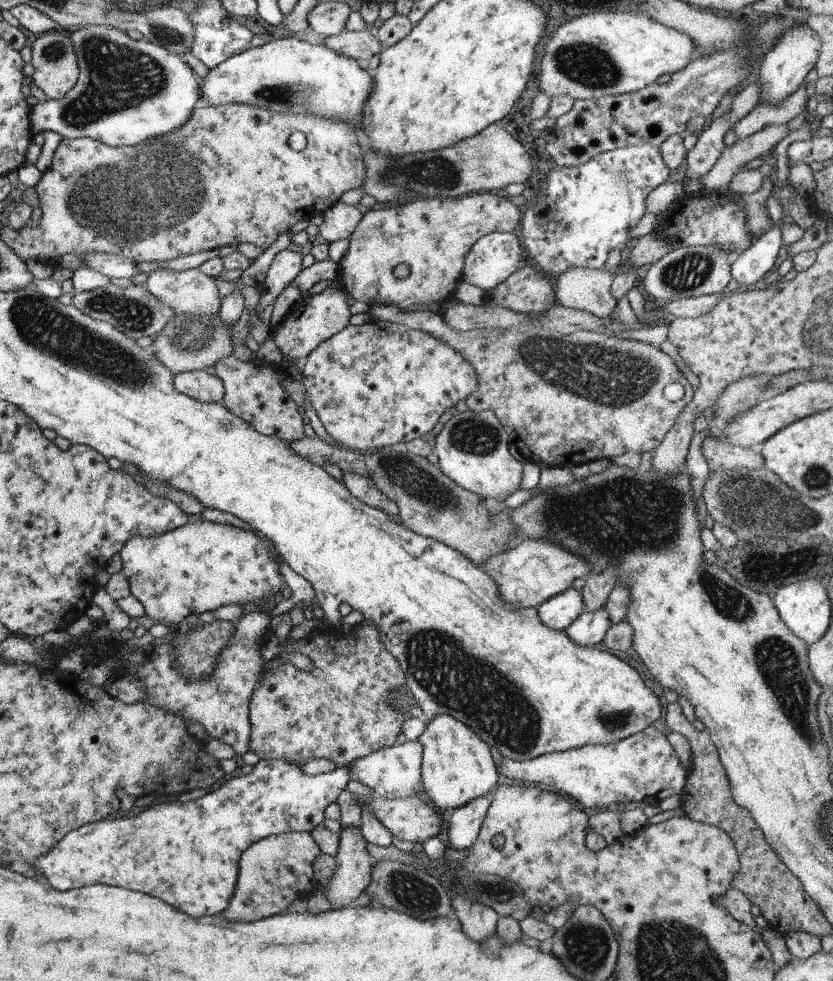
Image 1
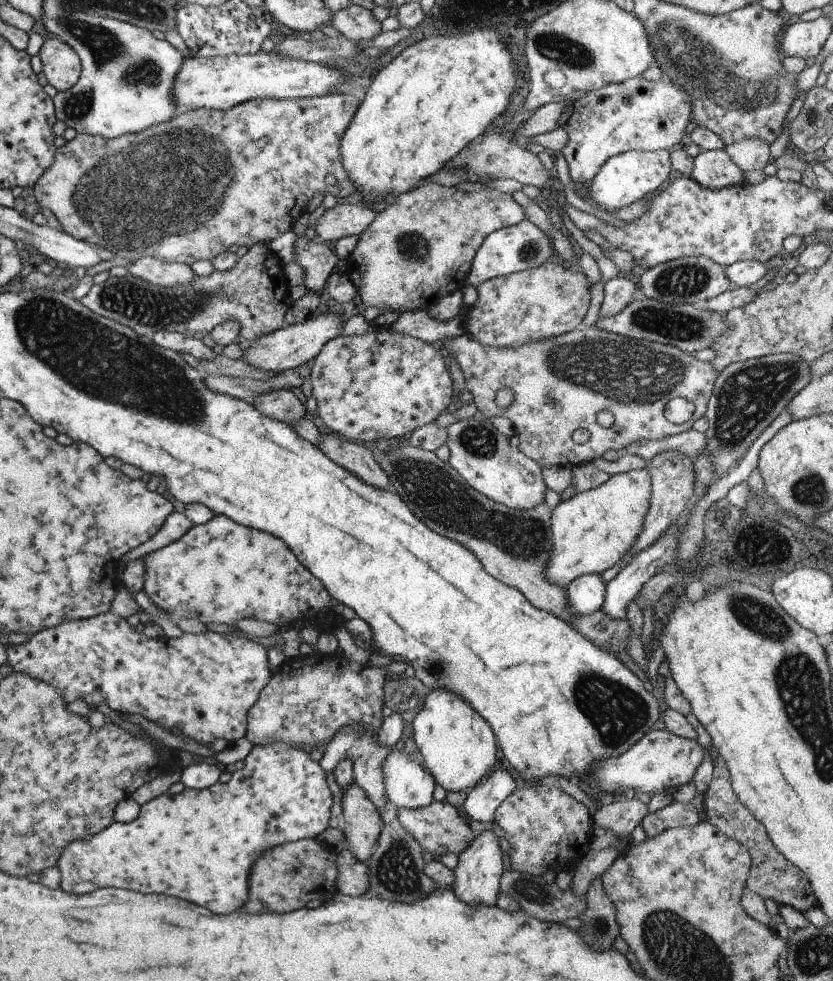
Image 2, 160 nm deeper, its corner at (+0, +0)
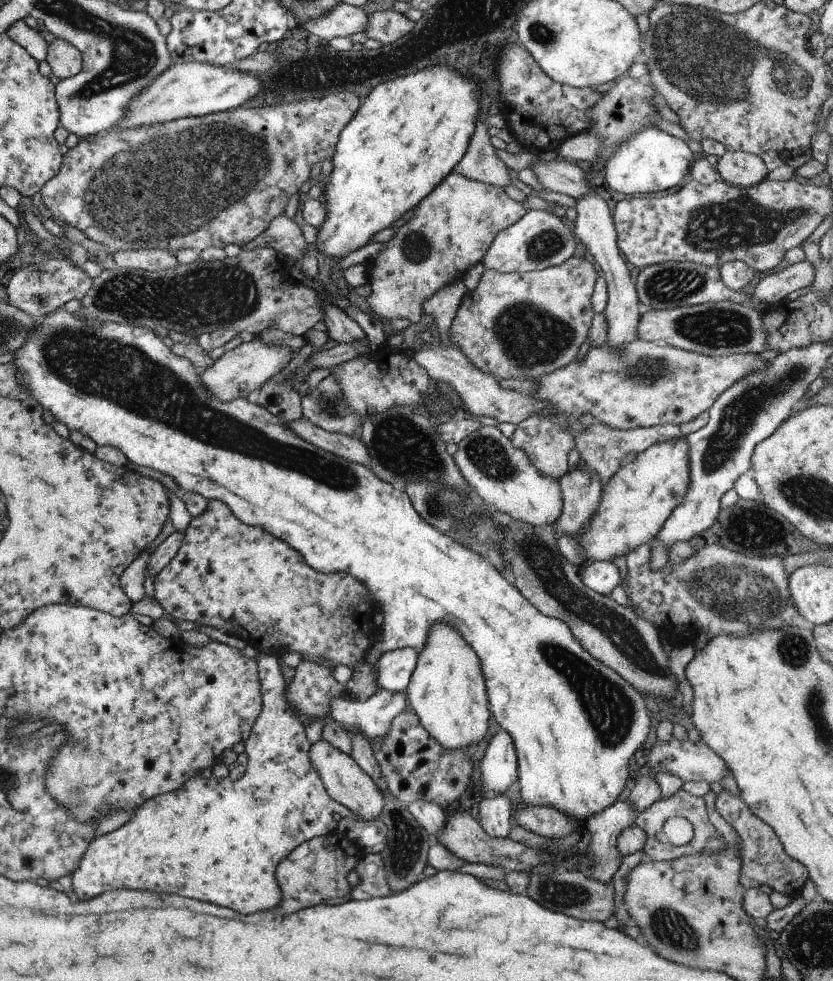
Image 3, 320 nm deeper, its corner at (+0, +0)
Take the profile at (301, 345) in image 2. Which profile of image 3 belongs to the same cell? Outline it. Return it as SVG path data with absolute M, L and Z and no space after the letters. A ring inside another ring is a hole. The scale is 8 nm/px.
M255 337L252 341L242 342L235 348L225 351L209 367L198 369L198 379L206 392L220 401L245 399L249 392L257 390L269 377L279 375L279 370L292 356L286 347L274 347L262 343Z

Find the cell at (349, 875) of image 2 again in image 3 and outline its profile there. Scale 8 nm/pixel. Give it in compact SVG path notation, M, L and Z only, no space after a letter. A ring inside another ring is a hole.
M379 853L363 855L354 869L359 875L359 884L350 888L352 899L369 900L392 894L391 887L385 878L383 857Z

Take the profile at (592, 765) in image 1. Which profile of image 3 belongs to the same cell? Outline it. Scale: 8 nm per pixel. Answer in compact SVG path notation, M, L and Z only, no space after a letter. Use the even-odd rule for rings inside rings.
M671 738L666 743L655 740L644 770L653 774L664 770L684 781L705 780L710 783L725 778L728 768L703 741L692 743Z

